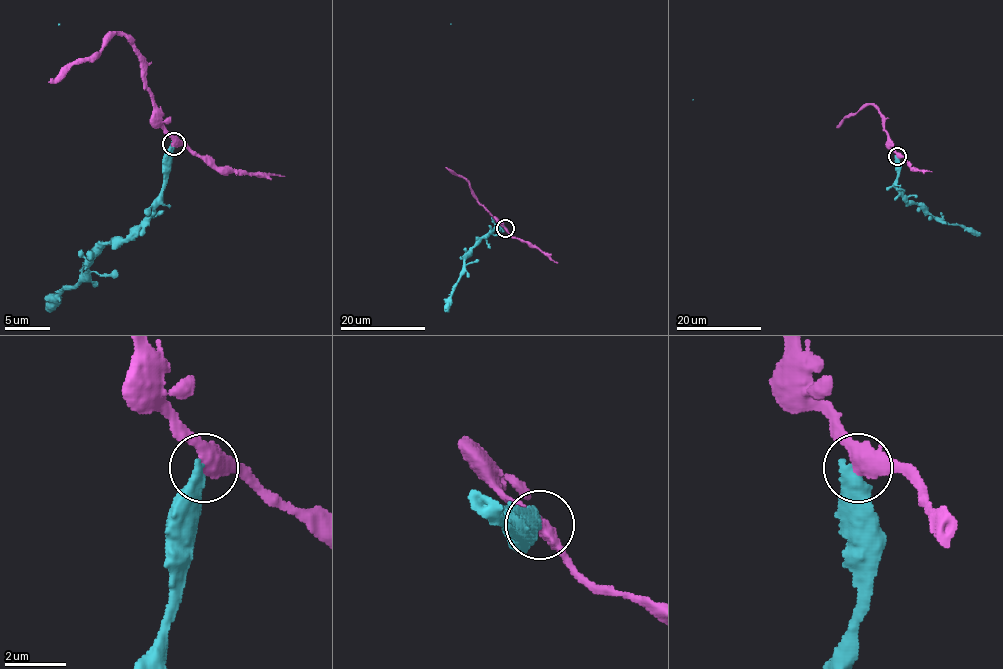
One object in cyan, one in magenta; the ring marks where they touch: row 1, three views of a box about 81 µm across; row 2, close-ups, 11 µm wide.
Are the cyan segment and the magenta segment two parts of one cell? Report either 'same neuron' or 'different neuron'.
different neuron

